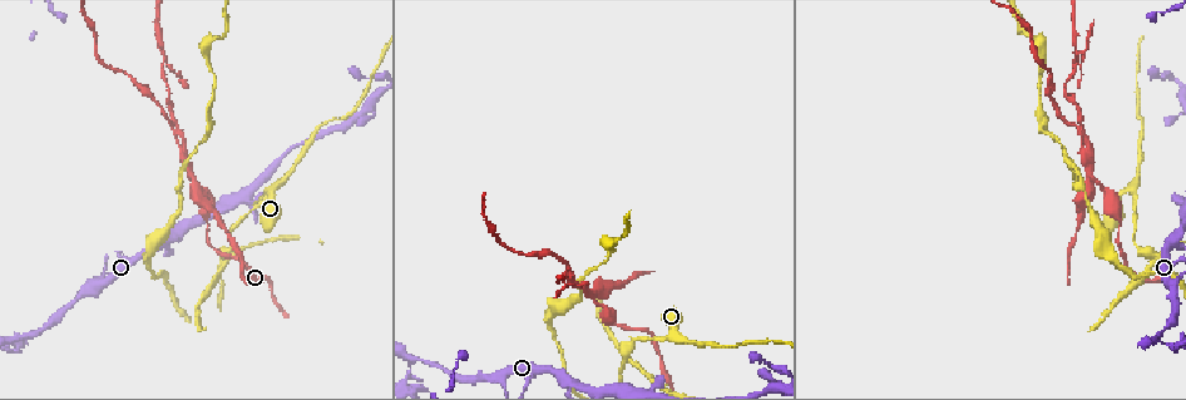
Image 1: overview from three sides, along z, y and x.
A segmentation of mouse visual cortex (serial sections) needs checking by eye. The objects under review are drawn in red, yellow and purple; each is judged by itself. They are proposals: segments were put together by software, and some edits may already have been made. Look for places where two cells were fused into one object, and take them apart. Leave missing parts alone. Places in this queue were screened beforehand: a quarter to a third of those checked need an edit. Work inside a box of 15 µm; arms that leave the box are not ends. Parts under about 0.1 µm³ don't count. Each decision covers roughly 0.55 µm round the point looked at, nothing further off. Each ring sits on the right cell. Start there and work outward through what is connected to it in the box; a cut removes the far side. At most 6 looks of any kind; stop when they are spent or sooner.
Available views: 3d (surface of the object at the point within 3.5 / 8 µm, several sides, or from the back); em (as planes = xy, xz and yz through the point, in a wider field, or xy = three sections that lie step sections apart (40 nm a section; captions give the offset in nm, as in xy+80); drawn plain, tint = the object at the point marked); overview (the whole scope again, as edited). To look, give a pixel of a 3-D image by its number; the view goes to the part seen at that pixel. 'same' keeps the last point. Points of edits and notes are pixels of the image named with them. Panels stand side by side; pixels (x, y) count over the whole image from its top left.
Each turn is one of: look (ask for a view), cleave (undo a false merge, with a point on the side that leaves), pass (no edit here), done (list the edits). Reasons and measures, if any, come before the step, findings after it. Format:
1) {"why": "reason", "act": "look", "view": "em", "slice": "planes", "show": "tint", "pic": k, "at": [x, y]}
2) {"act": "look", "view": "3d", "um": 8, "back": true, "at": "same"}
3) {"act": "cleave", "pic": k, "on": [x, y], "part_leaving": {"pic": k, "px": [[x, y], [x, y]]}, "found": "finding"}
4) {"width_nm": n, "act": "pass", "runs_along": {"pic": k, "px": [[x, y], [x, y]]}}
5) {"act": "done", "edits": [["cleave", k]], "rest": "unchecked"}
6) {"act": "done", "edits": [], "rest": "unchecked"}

{"act": "look", "view": "3d", "um": 3.5, "pic": 1, "at": [222, 257]}

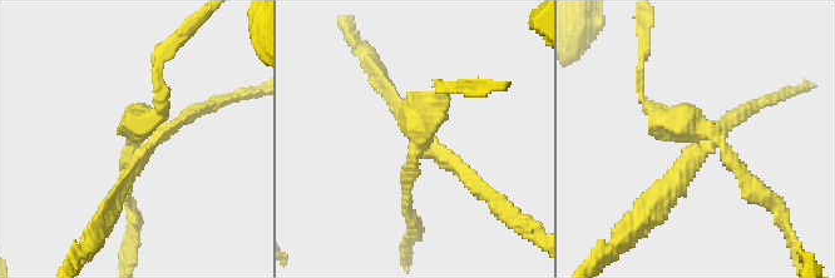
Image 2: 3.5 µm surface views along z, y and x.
{"arms": 4, "arm_widths_nm": [150, 150, 200, 200], "act": "look", "view": "em", "slice": "xy", "step": 3, "show": "tint", "pic": 2, "at": [140, 135]}

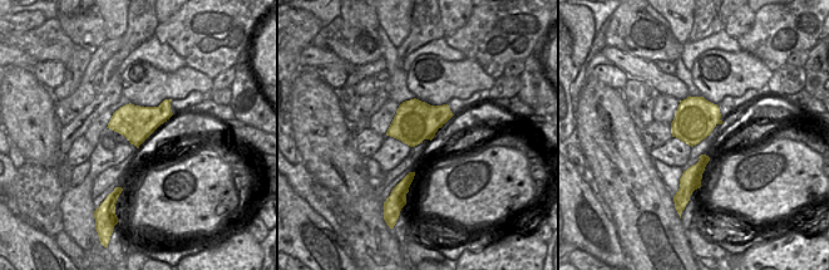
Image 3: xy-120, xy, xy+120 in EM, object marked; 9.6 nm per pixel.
{"act": "cleave", "pic": 2, "on": [186, 117], "part_leaving": {"pic": 2, "px": [[143, 145], [115, 207], [93, 231]]}, "found": "two cells meet here"}

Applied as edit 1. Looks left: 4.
{"why": "three arms meet", "act": "look", "view": "3d", "um": 3.5, "pic": 1, "at": [181, 158]}

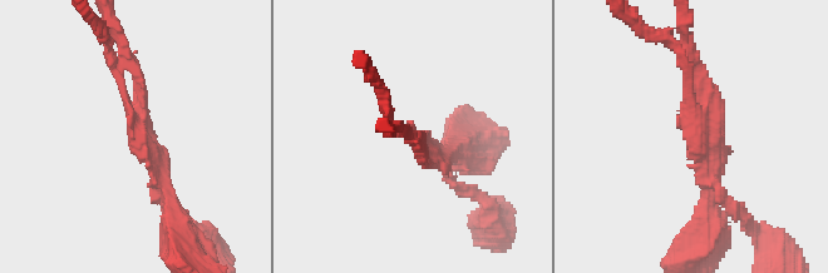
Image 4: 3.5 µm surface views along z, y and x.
{"arms": 3, "arm_widths_nm": [150, 150, 150], "act": "look", "view": "em", "slice": "xy", "step": 1, "show": "tint", "pic": 4, "at": [136, 133]}

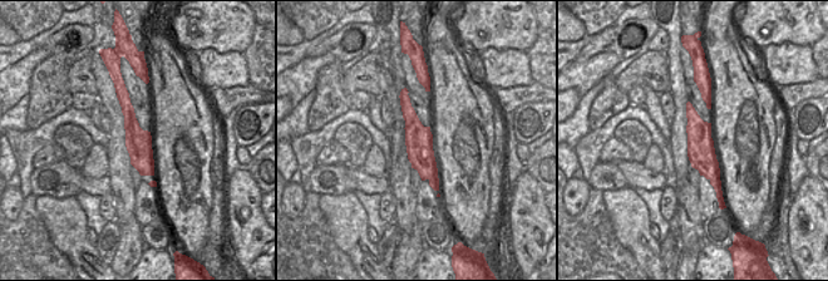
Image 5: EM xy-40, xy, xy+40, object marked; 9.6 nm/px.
{"act": "cleave", "pic": 4, "on": [710, 253], "found": "two cells meet here"}

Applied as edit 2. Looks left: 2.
{"act": "done", "edits": [["cleave", 2], ["cleave", 4]], "rest": "unchecked"}

